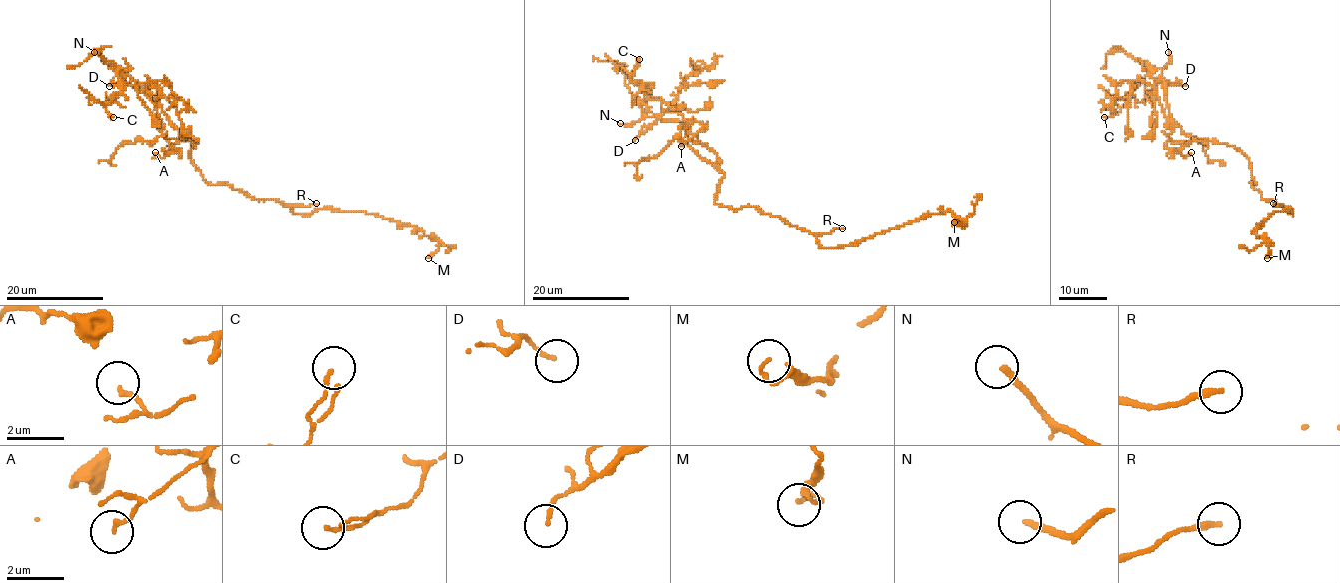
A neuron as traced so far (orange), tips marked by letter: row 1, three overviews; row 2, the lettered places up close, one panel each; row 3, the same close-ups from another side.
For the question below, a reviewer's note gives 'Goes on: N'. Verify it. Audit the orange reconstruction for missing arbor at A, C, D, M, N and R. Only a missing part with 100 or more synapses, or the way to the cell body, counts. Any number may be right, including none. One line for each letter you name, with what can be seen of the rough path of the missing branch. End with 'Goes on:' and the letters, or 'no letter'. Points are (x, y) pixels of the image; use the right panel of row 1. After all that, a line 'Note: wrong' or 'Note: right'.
N: Course of what is missing: (1168, 52), (1150, 50), (1132, 61), (1105, 70), (1104, 44), (1088, 26)
Goes on: N
Note: right

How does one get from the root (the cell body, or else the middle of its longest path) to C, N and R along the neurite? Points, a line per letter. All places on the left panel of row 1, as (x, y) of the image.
C: (207, 182), (189, 158), (199, 143), (164, 137), (154, 101), (119, 69), (121, 91), (105, 104), (113, 117)
N: (207, 182), (189, 158), (191, 148), (199, 143), (164, 137), (154, 101), (127, 75), (106, 64), (94, 52)
R: (207, 182), (229, 184), (258, 200), (272, 199), (285, 205), (303, 206), (316, 203)

